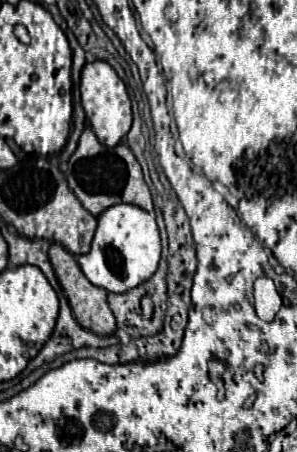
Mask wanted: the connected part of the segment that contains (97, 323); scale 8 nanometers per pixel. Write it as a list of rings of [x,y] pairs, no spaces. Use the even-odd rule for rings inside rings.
[[[52,244],[50,246],[50,262],[52,262],[52,268],[54,268],[54,274],[60,282],[60,286],[64,288],[66,296],[68,296],[68,302],[70,302],[70,308],[72,308],[72,314],[74,318],[78,320],[78,324],[94,334],[100,334],[100,336],[110,336],[116,332],[116,320],[114,320],[114,314],[110,312],[108,308],[108,292],[90,284],[86,280],[86,276],[82,274],[82,270],[78,268],[78,260],[74,254],[66,252],[60,244]]]

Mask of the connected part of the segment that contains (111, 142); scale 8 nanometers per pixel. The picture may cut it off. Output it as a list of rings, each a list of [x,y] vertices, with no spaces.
[[[96,60],[84,66],[80,92],[82,92],[82,106],[86,110],[86,118],[90,122],[90,128],[94,128],[98,140],[102,140],[102,144],[106,144],[108,148],[118,146],[132,126],[132,108],[124,82],[118,78],[118,74],[108,62]]]

